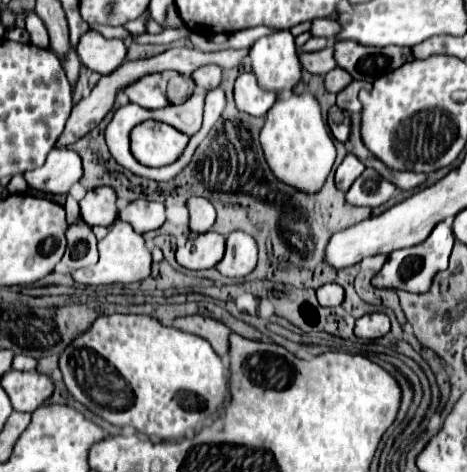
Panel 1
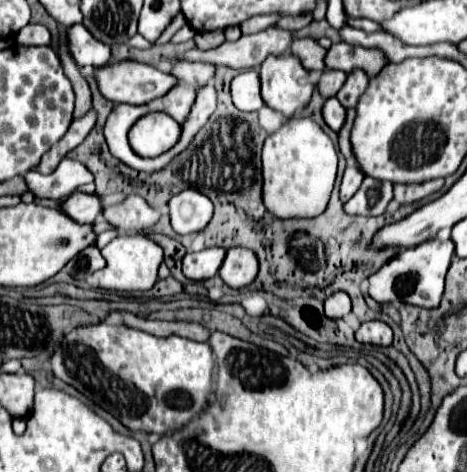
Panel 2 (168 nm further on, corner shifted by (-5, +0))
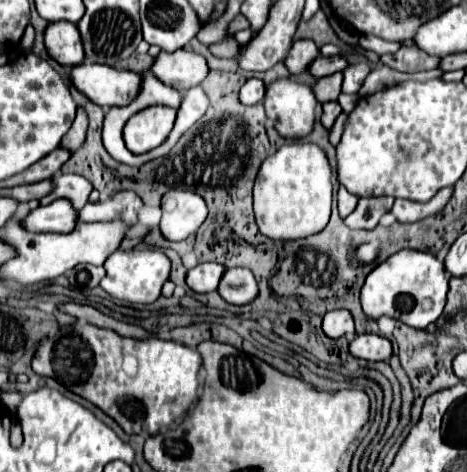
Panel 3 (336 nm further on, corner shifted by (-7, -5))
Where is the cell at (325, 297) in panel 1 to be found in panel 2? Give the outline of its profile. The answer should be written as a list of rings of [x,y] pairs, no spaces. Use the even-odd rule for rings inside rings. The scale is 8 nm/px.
[[[337,291],[325,299],[325,315],[331,319],[341,319],[351,311],[351,299],[345,291]]]

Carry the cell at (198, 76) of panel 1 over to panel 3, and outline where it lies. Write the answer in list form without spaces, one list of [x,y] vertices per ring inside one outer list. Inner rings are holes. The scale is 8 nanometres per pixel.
[[[177,50],[177,52],[159,52],[151,64],[153,76],[157,76],[163,84],[173,86],[179,92],[197,86],[209,72],[207,62],[201,54],[191,50]]]

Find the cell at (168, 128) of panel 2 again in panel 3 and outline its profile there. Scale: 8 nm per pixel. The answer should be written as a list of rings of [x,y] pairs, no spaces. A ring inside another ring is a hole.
[[[151,106],[127,120],[123,138],[133,154],[143,154],[157,148],[171,132],[177,110],[171,106]]]

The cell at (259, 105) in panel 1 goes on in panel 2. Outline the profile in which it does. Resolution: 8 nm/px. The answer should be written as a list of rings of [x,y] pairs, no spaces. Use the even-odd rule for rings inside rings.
[[[255,69],[239,73],[231,83],[231,97],[239,111],[259,111],[265,107],[259,91],[259,75]]]

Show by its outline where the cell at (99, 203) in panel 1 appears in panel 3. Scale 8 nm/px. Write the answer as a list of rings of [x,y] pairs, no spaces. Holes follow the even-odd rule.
[[[55,200],[49,206],[39,206],[23,218],[29,232],[71,232],[77,224],[77,210],[69,200]]]

